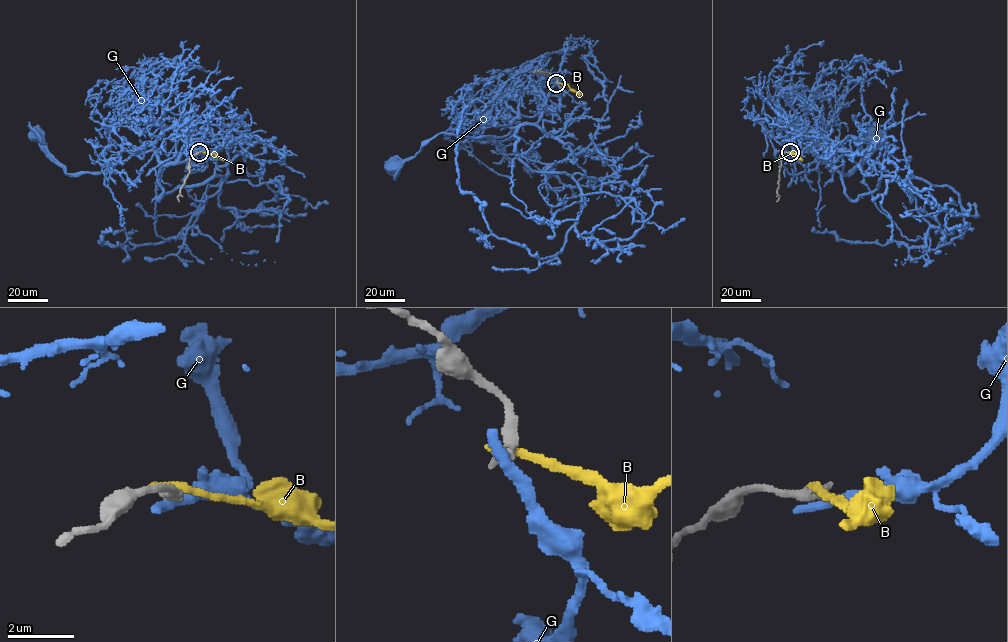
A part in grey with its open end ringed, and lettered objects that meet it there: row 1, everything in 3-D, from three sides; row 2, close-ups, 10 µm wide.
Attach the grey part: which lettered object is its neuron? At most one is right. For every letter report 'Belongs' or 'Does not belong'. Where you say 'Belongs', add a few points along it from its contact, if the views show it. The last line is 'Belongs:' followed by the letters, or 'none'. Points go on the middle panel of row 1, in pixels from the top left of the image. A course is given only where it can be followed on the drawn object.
B: Does not belong
G: Does not belong
Belongs: none

